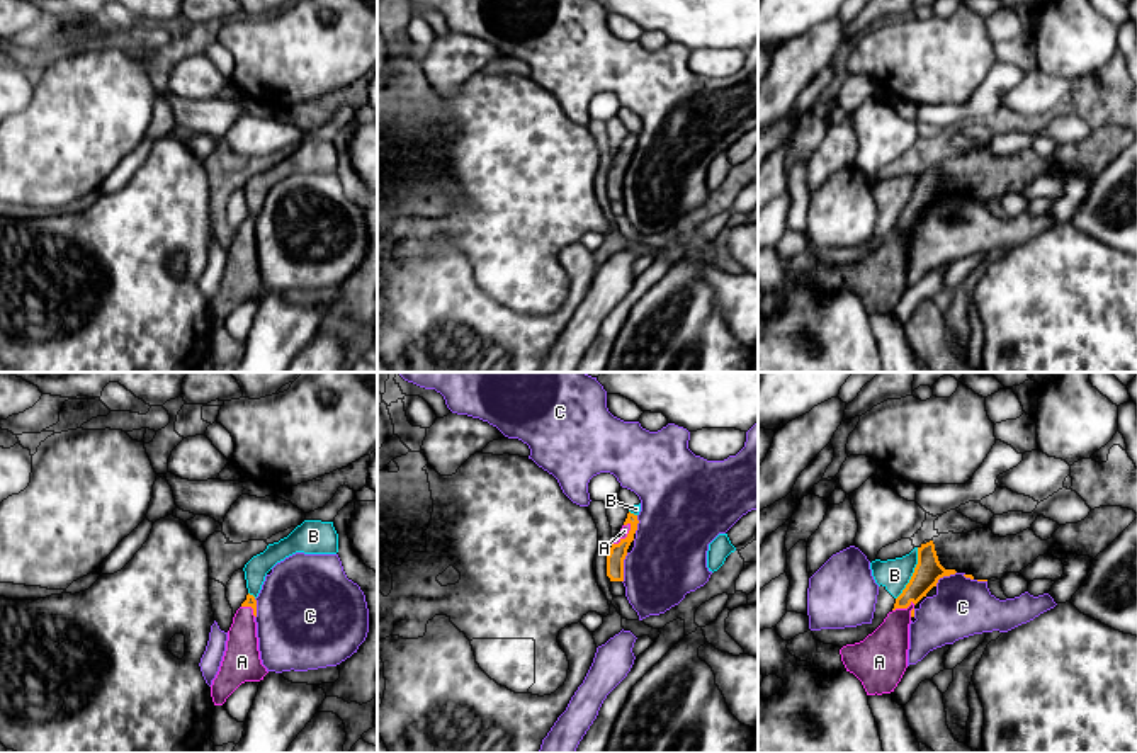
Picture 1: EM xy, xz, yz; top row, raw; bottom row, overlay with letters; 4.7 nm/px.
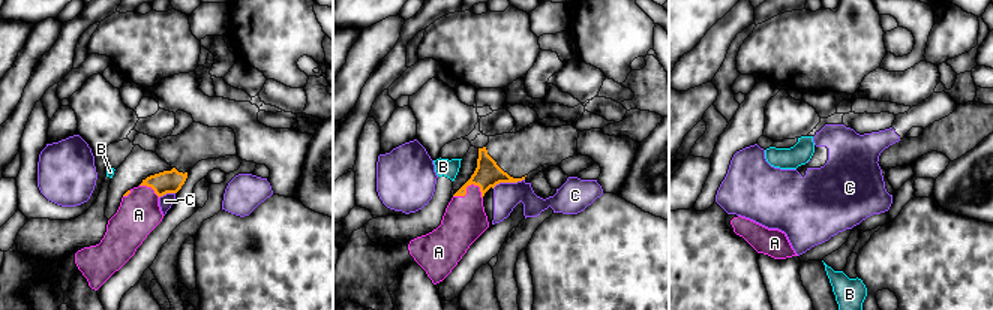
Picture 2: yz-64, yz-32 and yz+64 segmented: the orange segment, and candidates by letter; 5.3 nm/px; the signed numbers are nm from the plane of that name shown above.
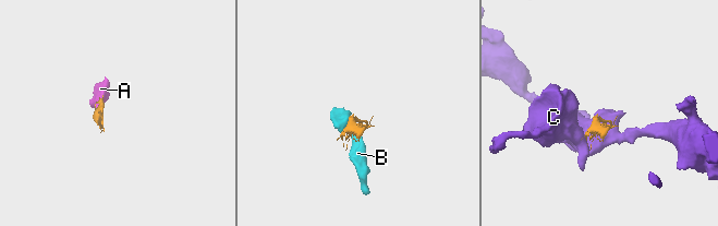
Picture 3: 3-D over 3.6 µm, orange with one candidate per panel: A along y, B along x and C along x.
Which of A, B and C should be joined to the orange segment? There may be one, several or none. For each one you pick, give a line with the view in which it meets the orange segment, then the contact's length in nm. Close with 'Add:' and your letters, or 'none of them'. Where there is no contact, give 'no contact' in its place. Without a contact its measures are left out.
A: yz | 120 nm
Add: A

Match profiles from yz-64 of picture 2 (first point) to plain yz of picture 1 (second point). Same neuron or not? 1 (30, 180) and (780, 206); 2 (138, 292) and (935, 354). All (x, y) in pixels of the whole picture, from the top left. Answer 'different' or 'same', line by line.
1: different
2: same

